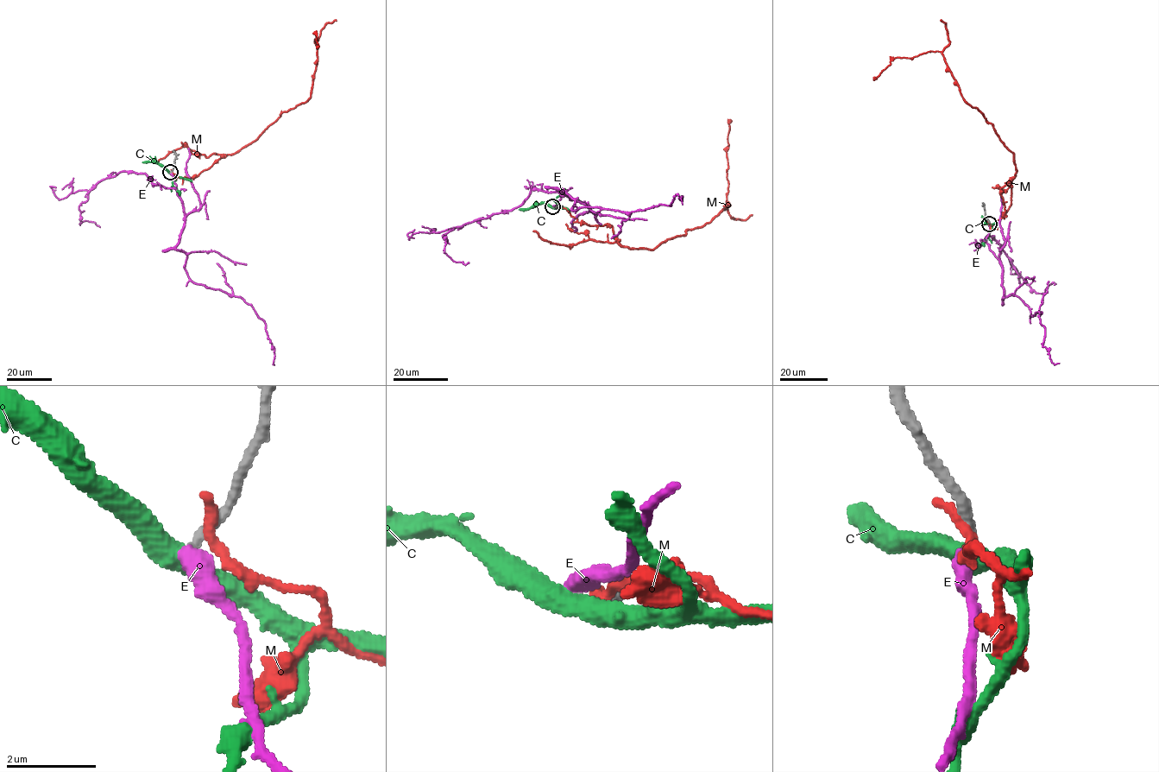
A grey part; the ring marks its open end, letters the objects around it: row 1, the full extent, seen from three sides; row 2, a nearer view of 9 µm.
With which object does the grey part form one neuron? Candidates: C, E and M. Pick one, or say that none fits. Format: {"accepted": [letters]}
{"accepted": ["E"]}

